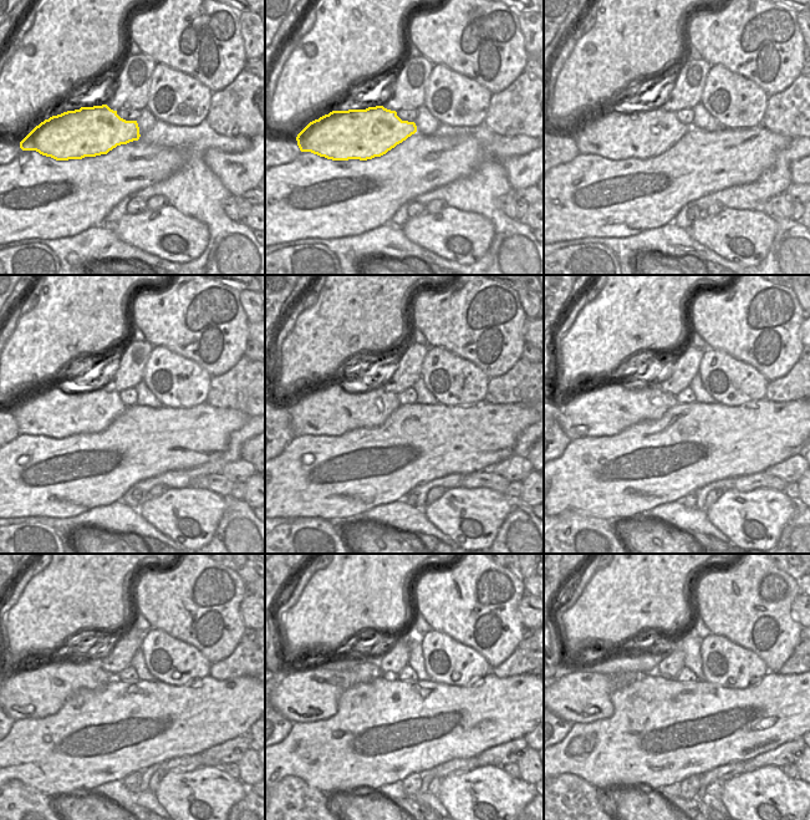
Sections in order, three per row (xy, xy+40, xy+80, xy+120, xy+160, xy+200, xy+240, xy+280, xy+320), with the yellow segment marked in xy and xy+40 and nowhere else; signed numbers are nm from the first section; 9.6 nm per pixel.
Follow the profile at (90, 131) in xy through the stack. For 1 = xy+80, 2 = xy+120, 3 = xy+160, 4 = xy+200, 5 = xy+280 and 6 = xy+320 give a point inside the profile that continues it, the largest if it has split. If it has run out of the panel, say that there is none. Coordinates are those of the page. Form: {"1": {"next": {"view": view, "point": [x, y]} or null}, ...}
{"1": {"next": {"view": "xy+80", "point": [615, 135]}}, "2": {"next": {"view": "xy+120", "point": [55, 412]}}, "3": {"next": {"view": "xy+160", "point": [329, 411]}}, "4": {"next": {"view": "xy+200", "point": [605, 411]}}, "5": {"next": {"view": "xy+280", "point": [304, 696]}}, "6": {"next": {"view": "xy+320", "point": [580, 697]}}}

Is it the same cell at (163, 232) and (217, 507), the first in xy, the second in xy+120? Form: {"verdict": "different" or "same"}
{"verdict": "same"}

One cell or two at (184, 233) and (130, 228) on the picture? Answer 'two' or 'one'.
one

